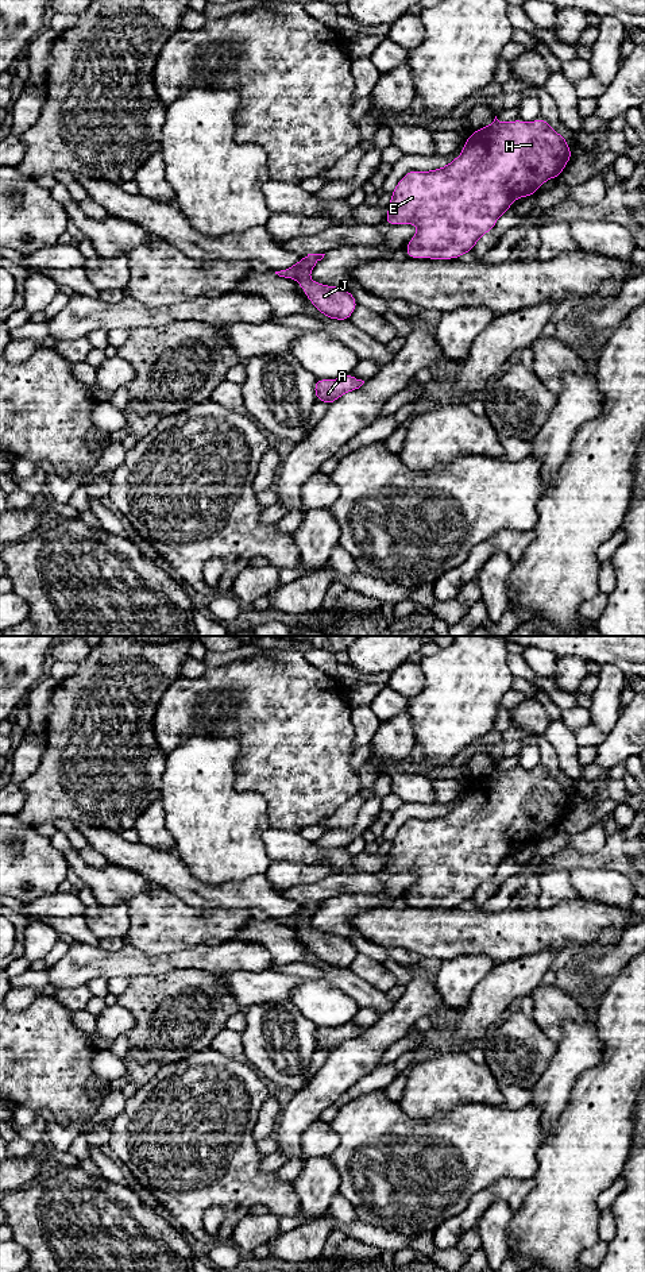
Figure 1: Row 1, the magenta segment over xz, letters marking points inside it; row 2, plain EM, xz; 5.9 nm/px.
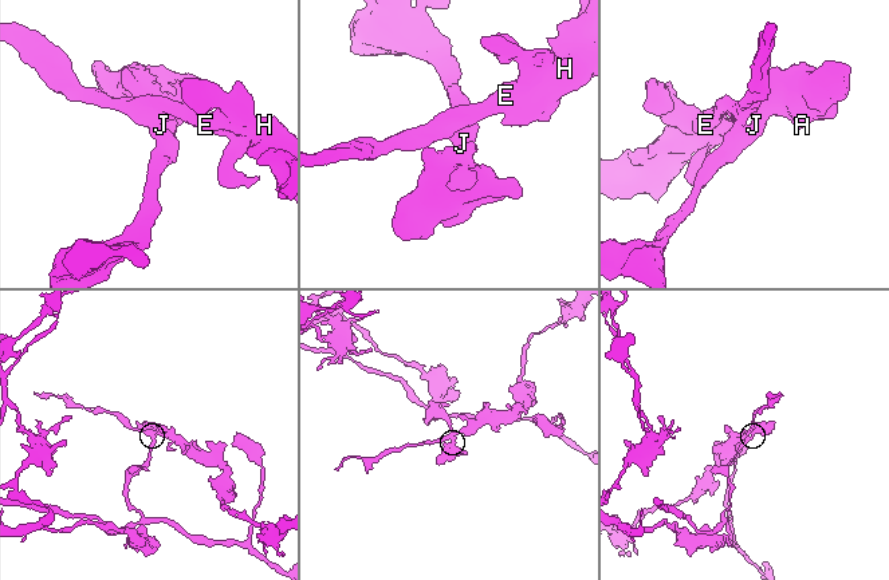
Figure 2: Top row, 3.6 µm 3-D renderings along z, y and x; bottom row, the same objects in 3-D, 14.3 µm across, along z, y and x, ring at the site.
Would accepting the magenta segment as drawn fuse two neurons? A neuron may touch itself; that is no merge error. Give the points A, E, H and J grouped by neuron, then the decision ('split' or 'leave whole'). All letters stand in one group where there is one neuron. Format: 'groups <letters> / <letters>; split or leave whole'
groups A J / E H; split

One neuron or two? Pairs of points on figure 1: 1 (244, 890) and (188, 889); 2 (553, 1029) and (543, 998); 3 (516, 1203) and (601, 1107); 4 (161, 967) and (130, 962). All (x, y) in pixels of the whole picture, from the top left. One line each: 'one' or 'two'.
1: one
2: one
3: two
4: one

